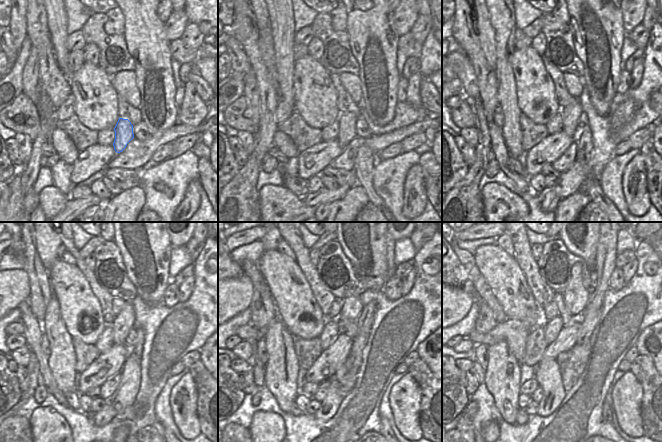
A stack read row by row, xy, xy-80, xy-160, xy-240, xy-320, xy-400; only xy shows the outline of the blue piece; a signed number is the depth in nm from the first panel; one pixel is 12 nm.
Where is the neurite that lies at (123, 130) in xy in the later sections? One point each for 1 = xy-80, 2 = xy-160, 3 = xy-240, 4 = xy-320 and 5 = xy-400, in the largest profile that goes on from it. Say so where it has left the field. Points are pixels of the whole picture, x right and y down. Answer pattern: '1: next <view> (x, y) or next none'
1: next xy-80 (346, 132)
2: next xy-160 (570, 114)
3: next xy-240 (124, 321)
4: next xy-320 (352, 306)
5: next xy-400 (575, 297)

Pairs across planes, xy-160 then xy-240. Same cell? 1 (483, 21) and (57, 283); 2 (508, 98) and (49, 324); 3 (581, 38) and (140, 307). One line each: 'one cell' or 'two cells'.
1: two cells
2: one cell
3: two cells

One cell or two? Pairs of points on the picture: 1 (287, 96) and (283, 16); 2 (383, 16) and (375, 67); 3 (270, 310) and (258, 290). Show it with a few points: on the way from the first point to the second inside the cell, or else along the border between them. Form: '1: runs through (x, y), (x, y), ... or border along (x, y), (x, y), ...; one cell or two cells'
1: runs through (285, 76), (283, 36); one cell
2: runs through (375, 29), (375, 54); one cell
3: runs through (265, 305), (262, 301), (262, 295); one cell

